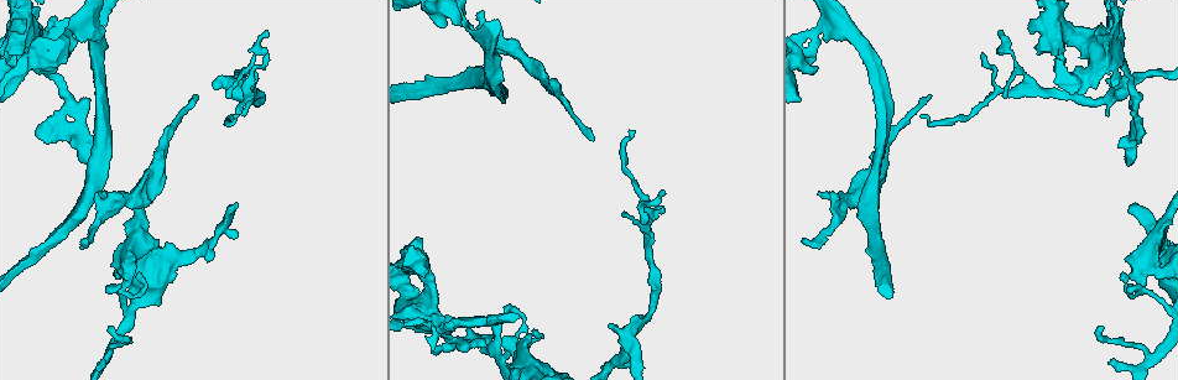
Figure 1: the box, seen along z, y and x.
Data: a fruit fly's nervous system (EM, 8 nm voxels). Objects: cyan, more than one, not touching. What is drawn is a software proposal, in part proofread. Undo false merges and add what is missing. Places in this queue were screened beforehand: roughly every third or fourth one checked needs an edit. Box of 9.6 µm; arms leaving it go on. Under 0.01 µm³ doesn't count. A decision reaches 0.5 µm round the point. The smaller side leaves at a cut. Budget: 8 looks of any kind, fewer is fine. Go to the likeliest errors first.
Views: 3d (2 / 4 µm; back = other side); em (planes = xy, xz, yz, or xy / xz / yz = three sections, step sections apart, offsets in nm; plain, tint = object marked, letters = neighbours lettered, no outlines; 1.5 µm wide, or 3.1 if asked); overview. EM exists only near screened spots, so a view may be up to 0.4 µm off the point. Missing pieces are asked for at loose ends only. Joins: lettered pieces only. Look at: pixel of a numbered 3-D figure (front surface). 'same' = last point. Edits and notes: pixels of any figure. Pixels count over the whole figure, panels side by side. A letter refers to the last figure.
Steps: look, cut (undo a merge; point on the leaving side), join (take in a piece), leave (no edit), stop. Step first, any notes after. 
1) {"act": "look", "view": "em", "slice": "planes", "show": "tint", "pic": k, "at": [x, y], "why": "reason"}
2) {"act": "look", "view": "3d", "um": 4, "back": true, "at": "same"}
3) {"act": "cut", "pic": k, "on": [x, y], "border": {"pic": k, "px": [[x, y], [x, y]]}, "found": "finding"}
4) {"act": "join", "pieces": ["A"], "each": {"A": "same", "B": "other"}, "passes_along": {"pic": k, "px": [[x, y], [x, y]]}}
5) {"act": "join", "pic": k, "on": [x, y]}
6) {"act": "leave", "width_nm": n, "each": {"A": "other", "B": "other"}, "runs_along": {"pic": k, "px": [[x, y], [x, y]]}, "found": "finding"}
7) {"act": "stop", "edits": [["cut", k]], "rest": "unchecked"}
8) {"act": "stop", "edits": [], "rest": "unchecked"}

{"act": "look", "view": "3d", "um": 2, "pic": 1, "at": [1134, 140], "why": "free end"}

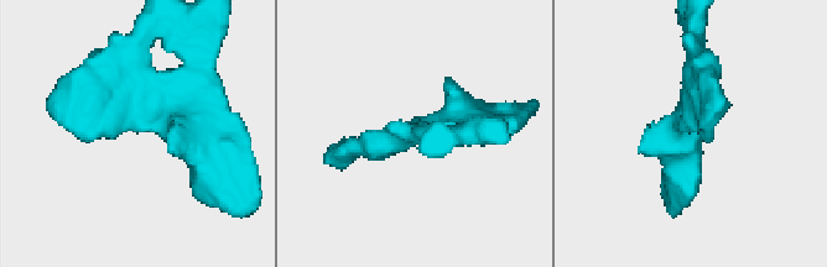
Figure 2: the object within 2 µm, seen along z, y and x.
{"act": "look", "view": "em", "slice": "planes", "show": "letters", "pic": 2, "at": [697, 132], "why": "now the EM"}

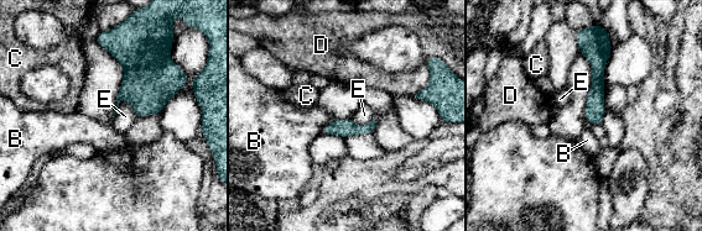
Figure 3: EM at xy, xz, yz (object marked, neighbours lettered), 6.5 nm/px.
{"act": "leave", "longest_contact_nm": ["E", 170], "each": {"B": "other", "C": "other", "D": "other", "E": "other"}, "runs_along": {"pic": 3, "px": [[591, 43], [597, 54], [598, 121]]}, "found": "none of them fits"}

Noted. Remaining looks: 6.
{"act": "look", "view": "em", "slice": "xz", "step": 4, "show": "letters", "pic": 1, "at": [1004, 96], "why": "tapers out"}

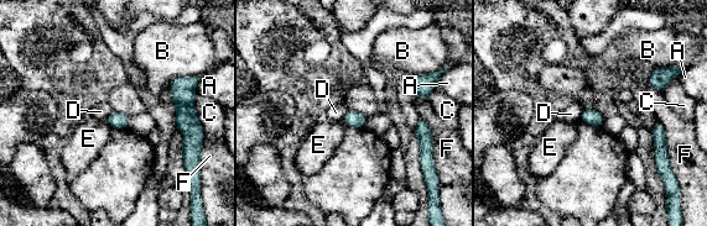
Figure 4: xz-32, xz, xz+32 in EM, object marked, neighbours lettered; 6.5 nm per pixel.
{"act": "leave", "longest_contact_nm": ["F", 240], "each": {"A": "other", "B": "other", "C": "other", "D": "other", "E": "other", "F": "other"}, "border": {"pic": 4, "px": [[349, 109], [341, 120]]}, "found": "none of them fits"}

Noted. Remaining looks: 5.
{"act": "look", "view": "em", "slice": "yz", "step": 4, "show": "tint", "pic": 1, "at": [235, 117], "why": "an open end"}

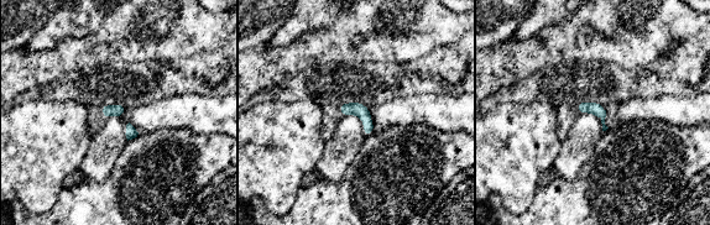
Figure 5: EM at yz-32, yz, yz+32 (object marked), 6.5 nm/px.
{"act": "look", "view": "em", "slice": "planes", "show": "letters", "at": "same"}

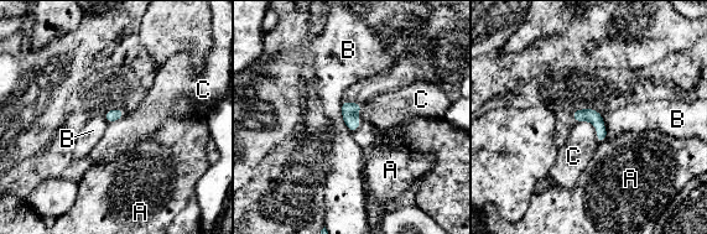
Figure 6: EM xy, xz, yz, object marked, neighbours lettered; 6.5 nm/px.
{"act": "leave", "longest_contact_nm": ["B", 220], "each": {"A": "other", "B": "other", "C": "other"}, "found": "no lettered piece goes on from it"}

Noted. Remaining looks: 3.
{"act": "stop", "edits": [], "rest": "unchecked"}

